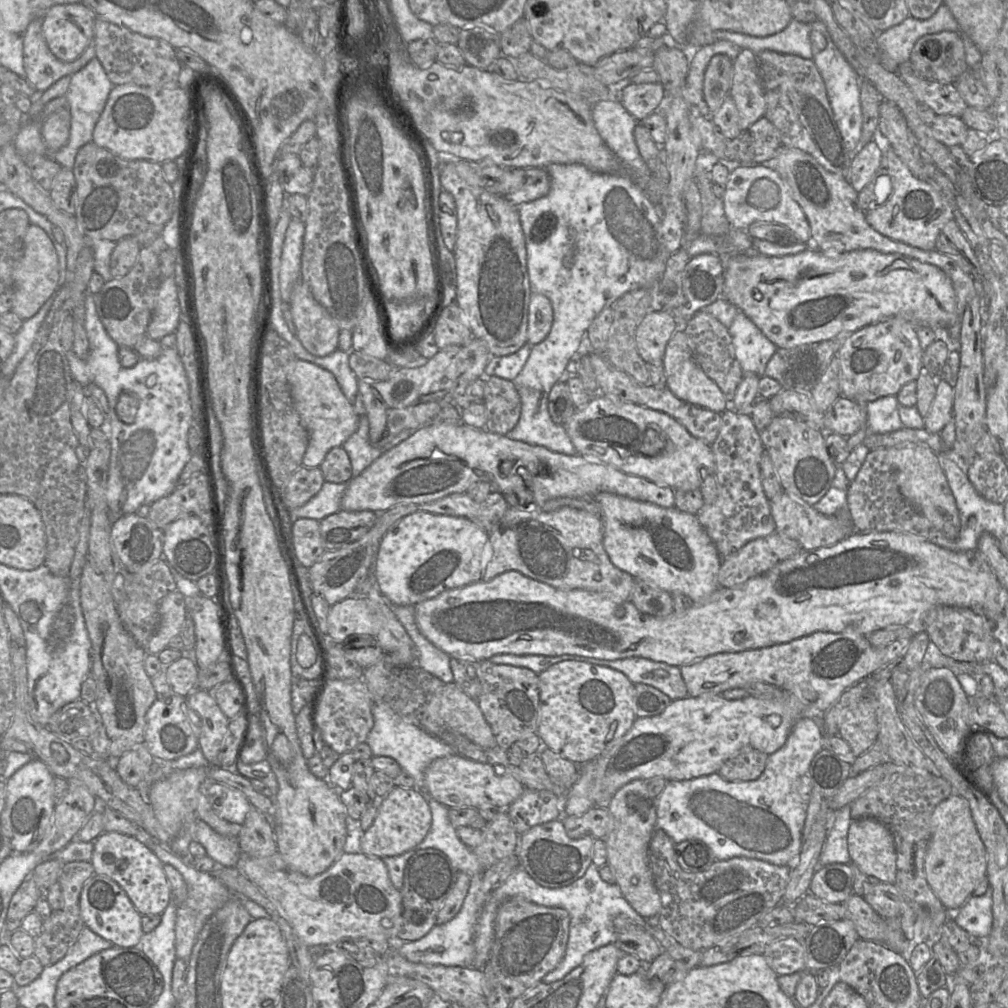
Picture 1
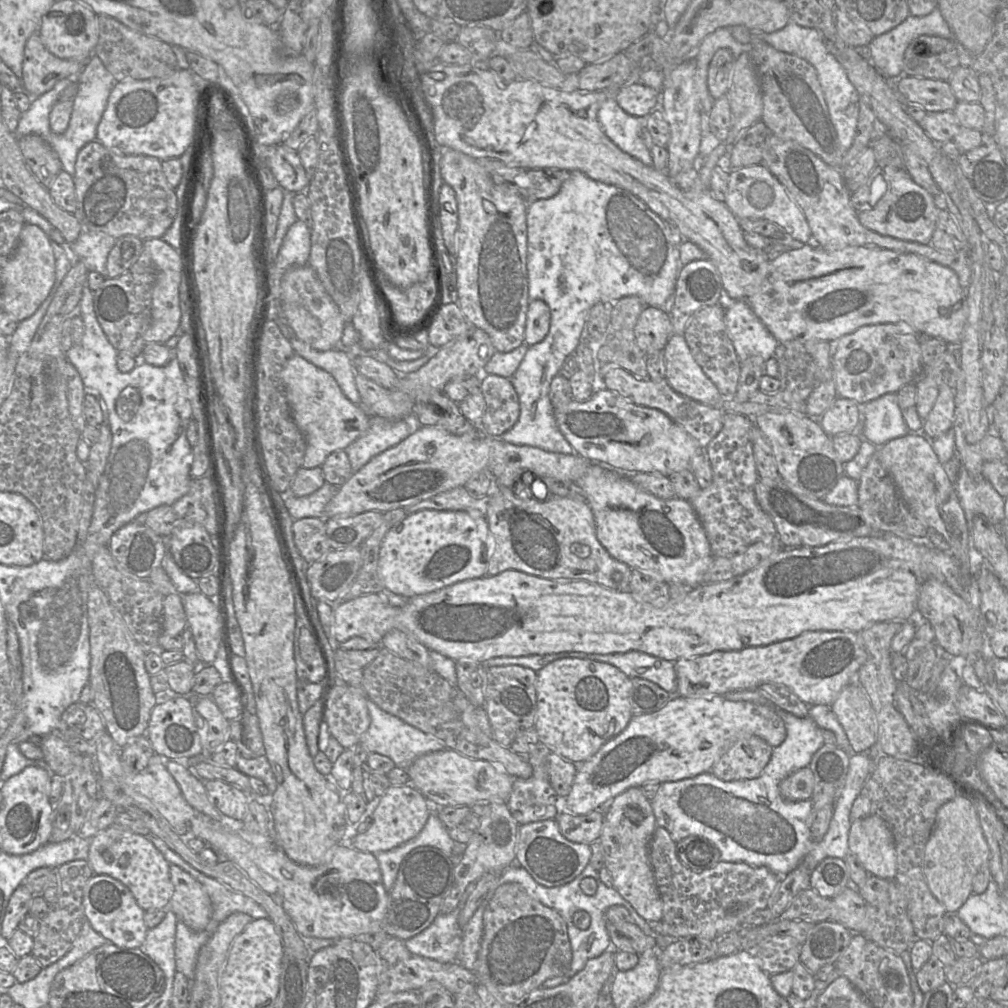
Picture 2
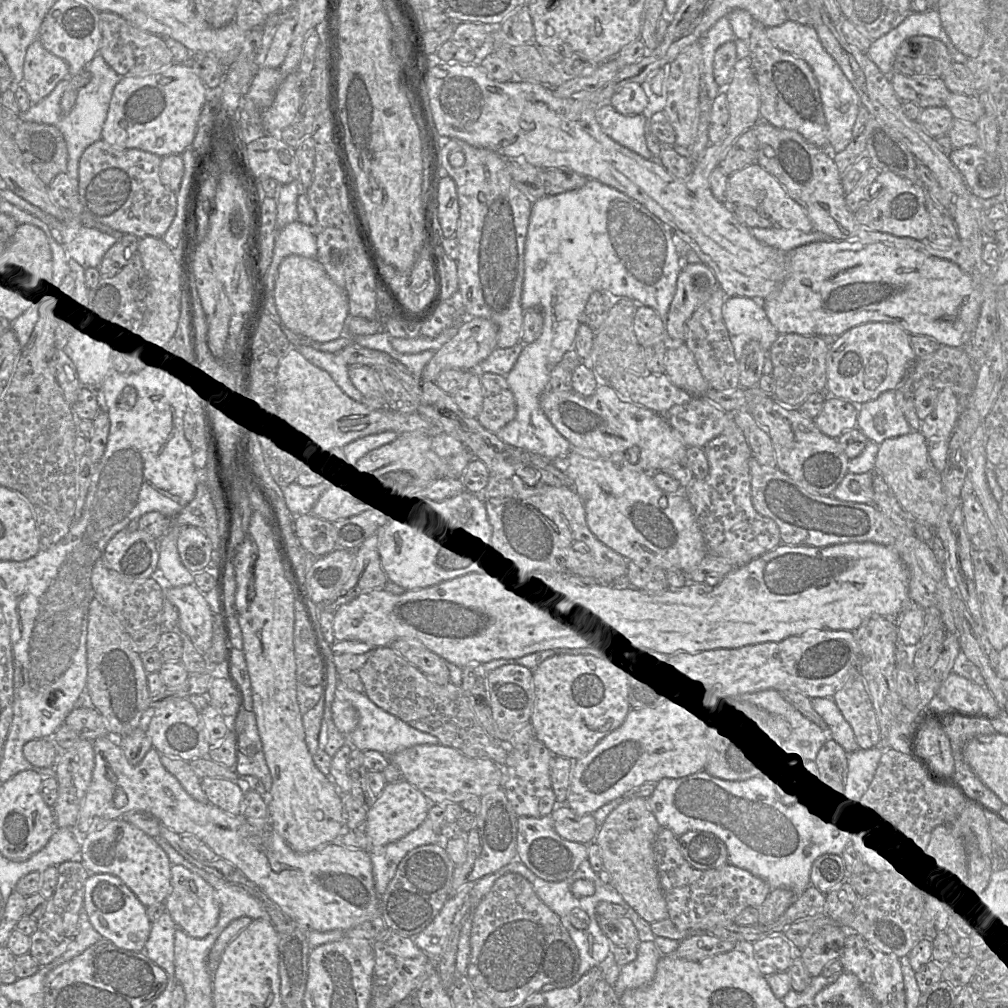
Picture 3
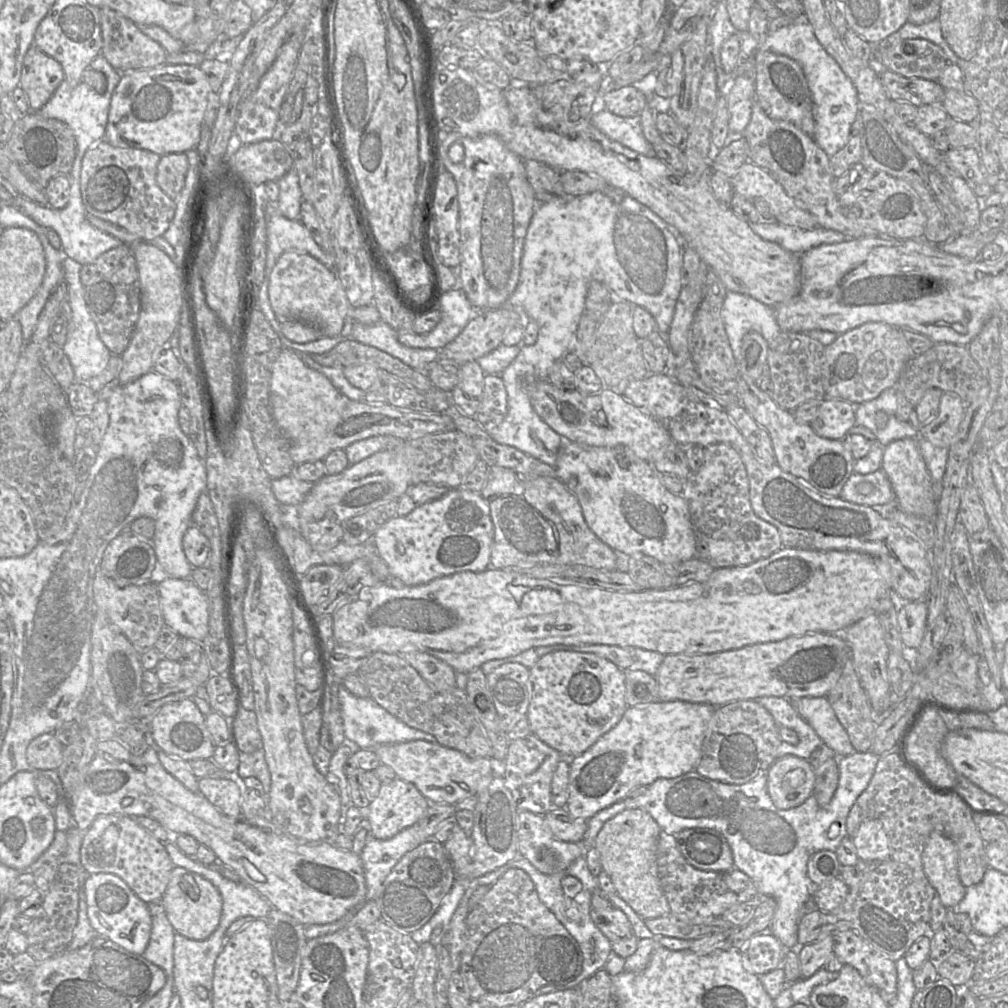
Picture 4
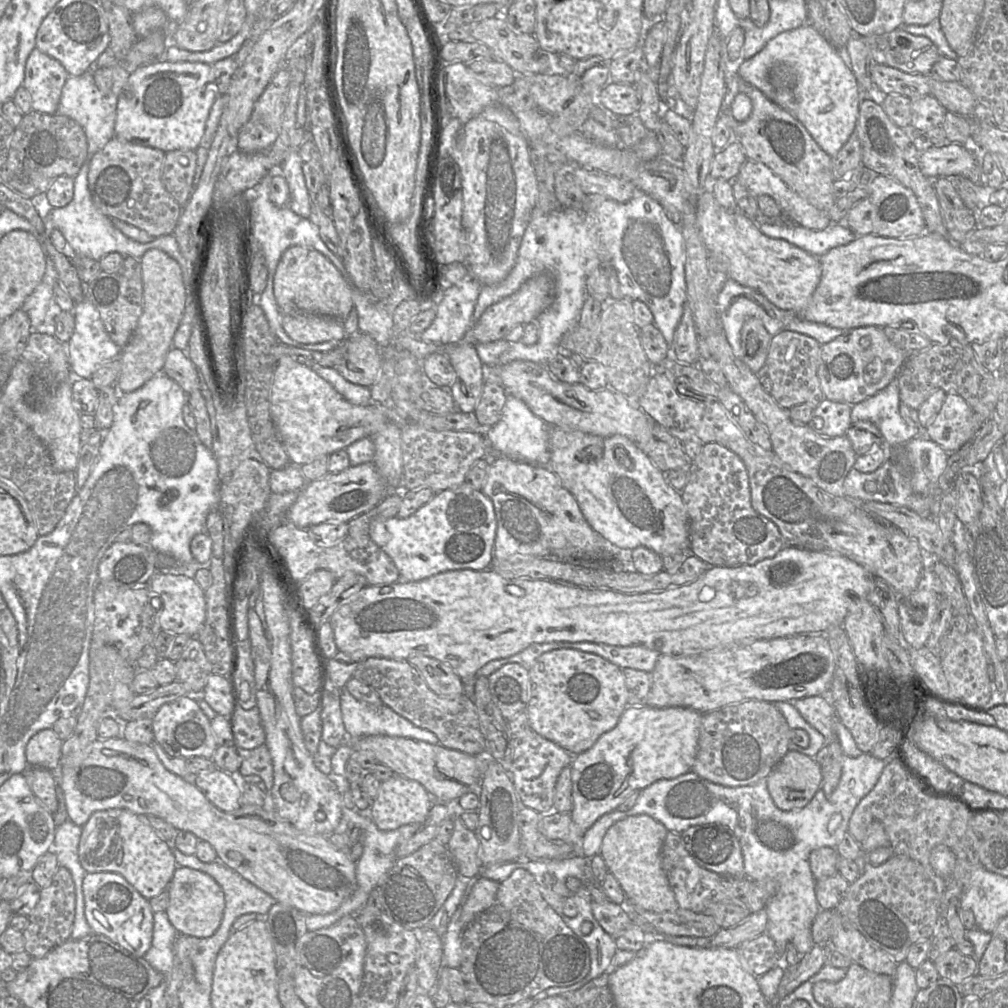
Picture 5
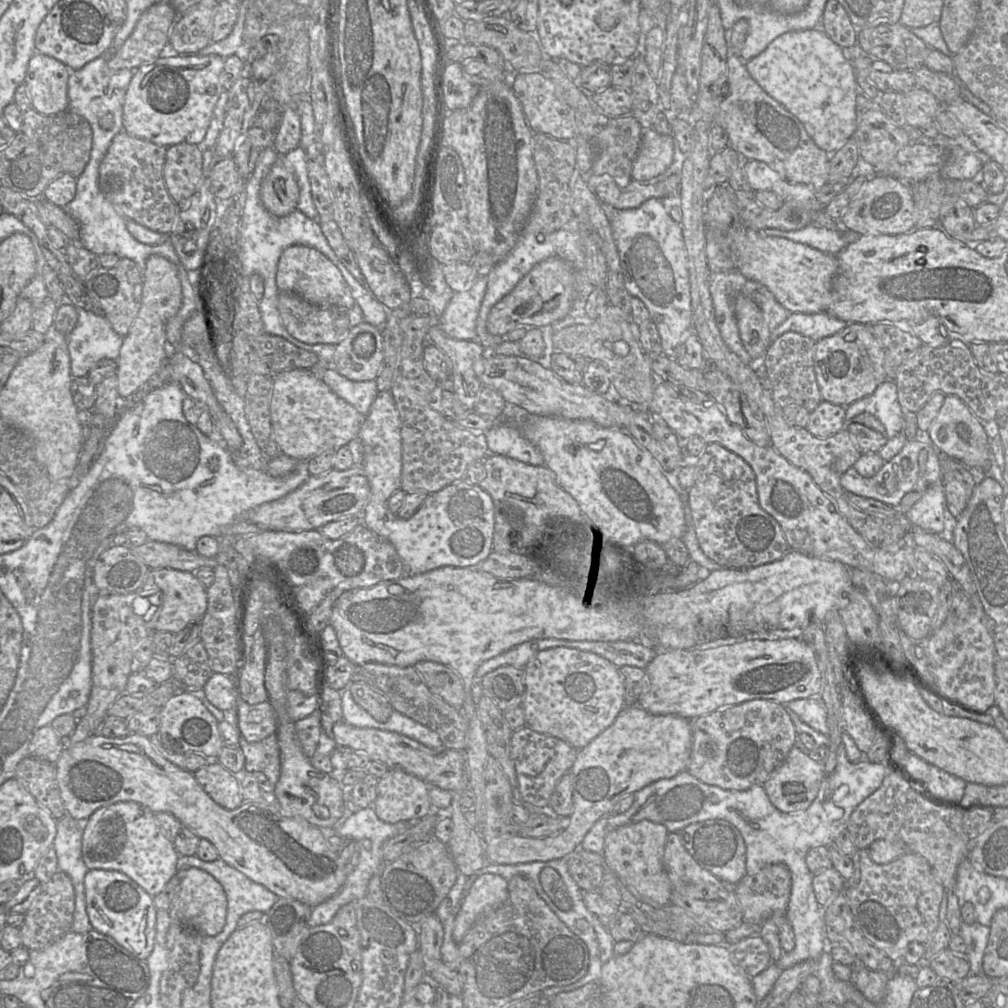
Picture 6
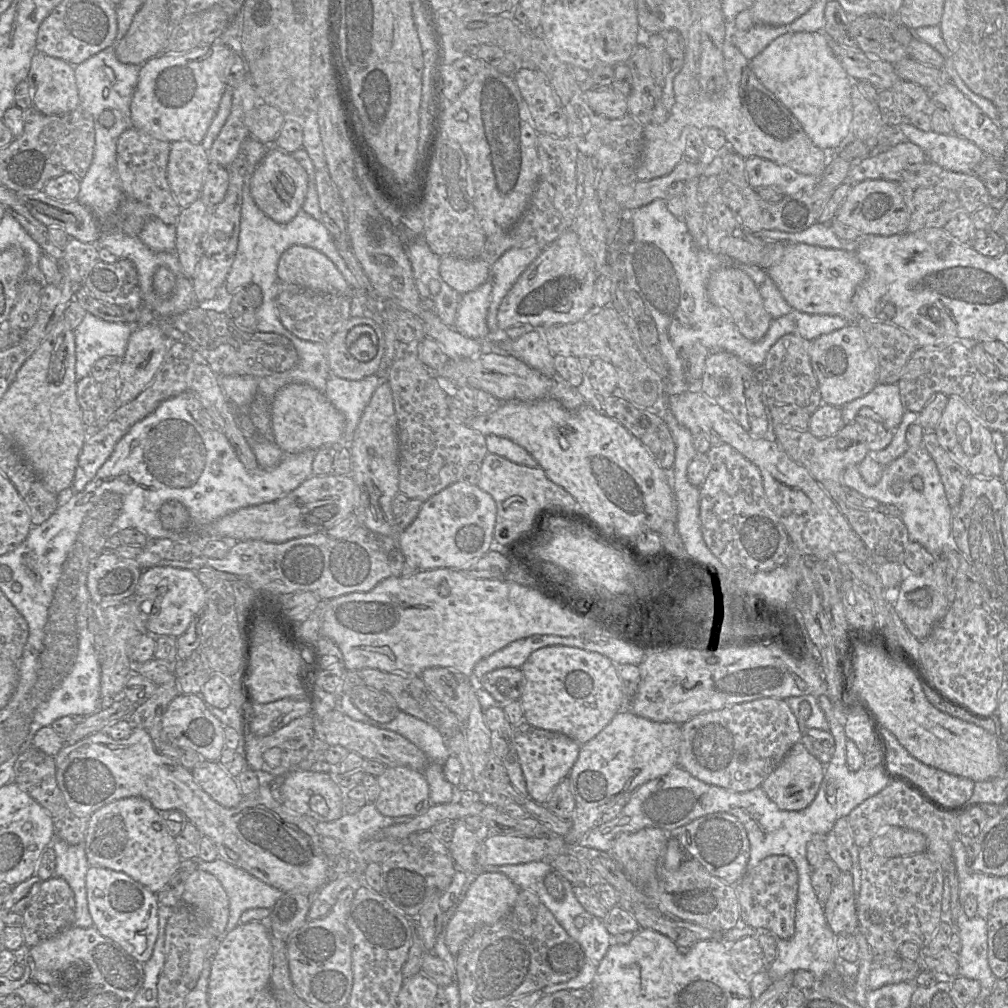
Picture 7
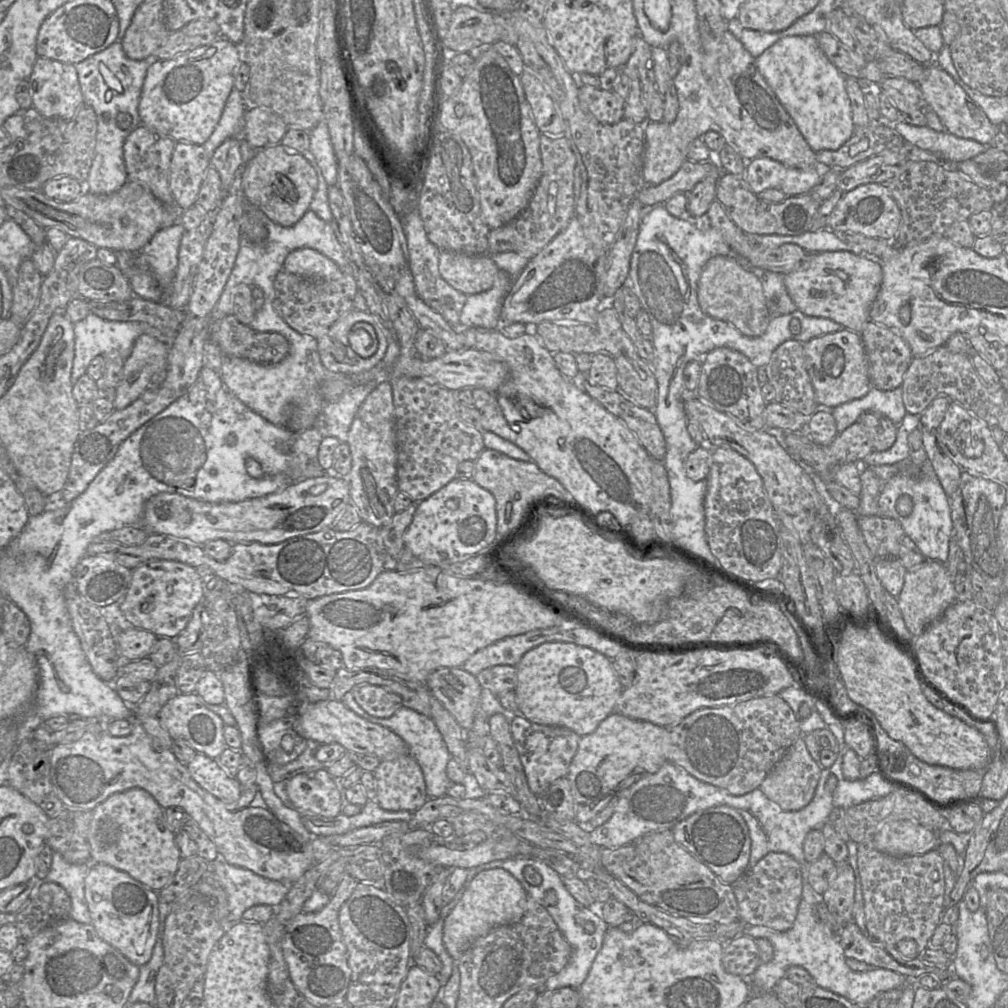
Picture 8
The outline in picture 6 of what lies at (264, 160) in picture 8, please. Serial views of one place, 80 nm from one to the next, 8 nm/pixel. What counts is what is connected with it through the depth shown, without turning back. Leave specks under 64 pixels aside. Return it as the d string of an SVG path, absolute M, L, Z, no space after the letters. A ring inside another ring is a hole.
M281 157L262 180L259 196L263 207L276 217L287 216L296 209L299 186L292 168L286 167Z

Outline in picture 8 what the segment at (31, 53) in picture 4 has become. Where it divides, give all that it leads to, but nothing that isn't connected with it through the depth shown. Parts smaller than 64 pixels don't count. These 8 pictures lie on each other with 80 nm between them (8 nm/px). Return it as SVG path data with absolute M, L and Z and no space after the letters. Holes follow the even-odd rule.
M38 56L28 81L31 86L32 107L44 117L72 119L84 102L74 64Z

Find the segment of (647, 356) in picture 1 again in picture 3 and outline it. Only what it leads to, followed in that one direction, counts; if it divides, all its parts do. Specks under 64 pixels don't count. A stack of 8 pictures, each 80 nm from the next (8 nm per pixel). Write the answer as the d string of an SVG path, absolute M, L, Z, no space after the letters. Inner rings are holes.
M638 305L636 308L633 331L643 348L667 339L665 321L653 308L644 305Z

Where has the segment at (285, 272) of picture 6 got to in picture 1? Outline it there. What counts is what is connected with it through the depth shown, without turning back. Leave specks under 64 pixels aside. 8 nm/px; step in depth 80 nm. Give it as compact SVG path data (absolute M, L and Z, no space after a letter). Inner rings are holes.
M299 280L290 296L296 336L312 355L324 357L338 349L340 329L330 314L312 296L309 286Z

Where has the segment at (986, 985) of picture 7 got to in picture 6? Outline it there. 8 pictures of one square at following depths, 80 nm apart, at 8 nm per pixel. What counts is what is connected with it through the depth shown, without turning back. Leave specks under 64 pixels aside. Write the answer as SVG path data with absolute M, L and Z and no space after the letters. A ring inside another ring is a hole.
M962 921L959 936L961 936L967 946L965 954L970 965L970 975L983 974L983 957L988 944L990 928L978 922L967 924Z

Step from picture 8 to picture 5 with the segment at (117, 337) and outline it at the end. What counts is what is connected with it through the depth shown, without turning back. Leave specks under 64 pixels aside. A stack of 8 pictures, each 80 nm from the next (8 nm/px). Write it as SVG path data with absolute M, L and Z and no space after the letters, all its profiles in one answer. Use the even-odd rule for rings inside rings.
M84 298L73 309L75 327L65 344L74 378L89 379L103 364L119 357L121 349L106 332L99 312Z

